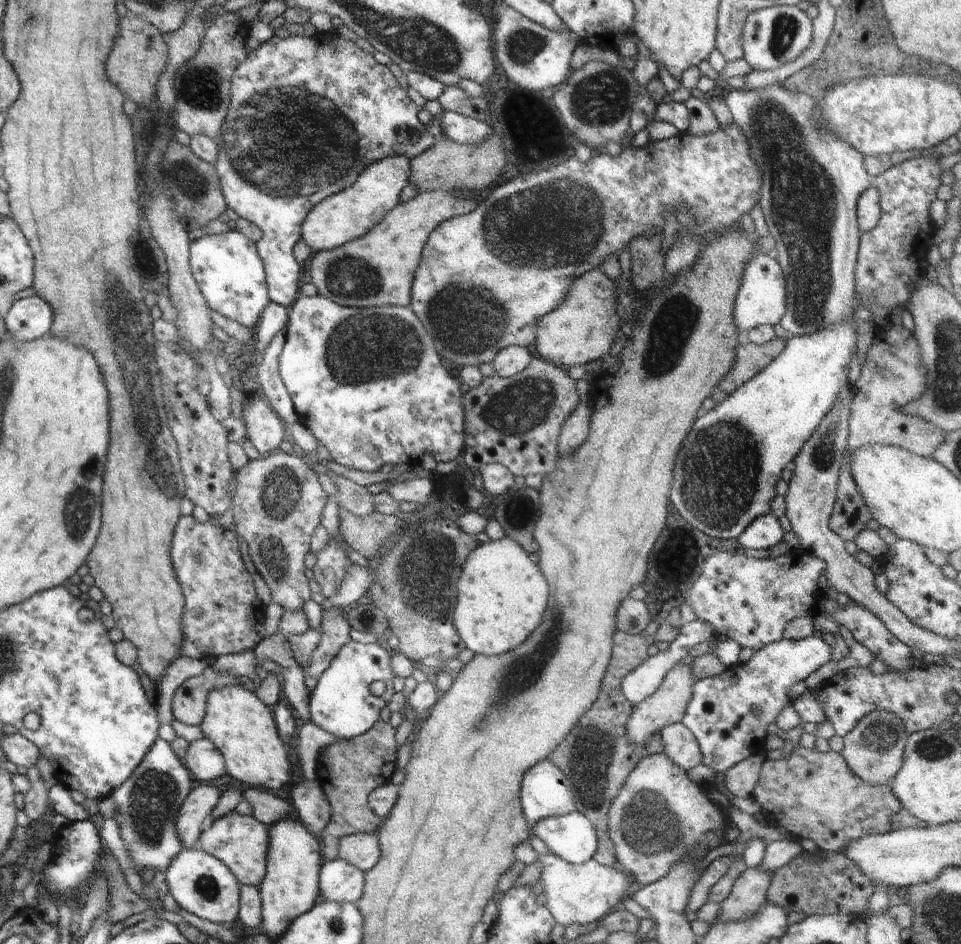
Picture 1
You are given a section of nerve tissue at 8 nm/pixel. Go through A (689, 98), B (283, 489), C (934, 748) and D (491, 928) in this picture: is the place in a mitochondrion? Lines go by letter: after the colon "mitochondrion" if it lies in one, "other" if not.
A: other
B: mitochondrion
C: mitochondrion
D: other

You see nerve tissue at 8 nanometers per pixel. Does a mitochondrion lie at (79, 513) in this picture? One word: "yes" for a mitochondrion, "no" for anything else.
yes

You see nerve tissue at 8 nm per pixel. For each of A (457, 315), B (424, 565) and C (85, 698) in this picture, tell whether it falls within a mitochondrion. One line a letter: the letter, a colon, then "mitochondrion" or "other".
A: mitochondrion
B: mitochondrion
C: other

